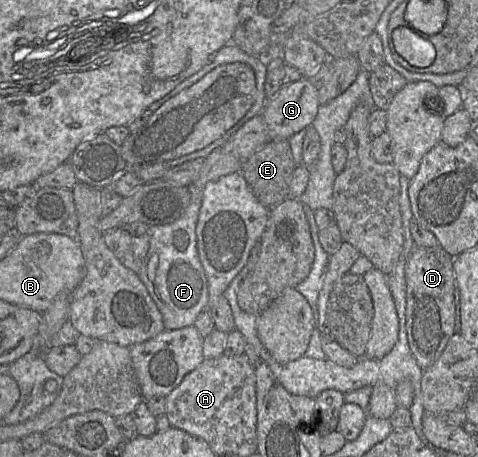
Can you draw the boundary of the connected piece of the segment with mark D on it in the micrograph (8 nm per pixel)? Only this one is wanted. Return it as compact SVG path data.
M440 245L415 247L407 259L406 278L406 330L410 350L423 370L440 357L455 333L454 291L456 280L454 258Z

